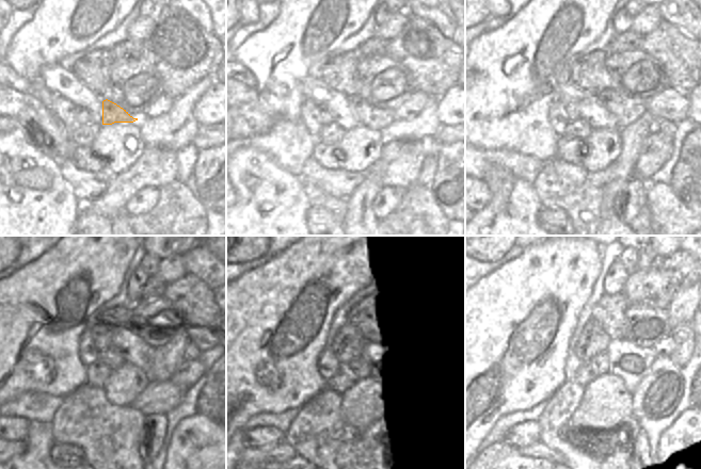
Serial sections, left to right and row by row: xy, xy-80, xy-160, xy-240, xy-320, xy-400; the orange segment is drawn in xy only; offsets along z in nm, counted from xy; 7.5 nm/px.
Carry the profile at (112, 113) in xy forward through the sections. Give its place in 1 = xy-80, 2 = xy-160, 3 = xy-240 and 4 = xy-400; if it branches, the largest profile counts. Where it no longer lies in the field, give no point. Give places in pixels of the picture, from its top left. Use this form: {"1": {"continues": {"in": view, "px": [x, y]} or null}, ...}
{"1": {"continues": {"in": "xy-80", "px": [378, 118]}}, "2": {"continues": {"in": "xy-160", "px": [626, 110]}}, "3": {"continues": {"in": "xy-240", "px": [150, 341]}}, "4": {"continues": {"in": "xy-400", "px": [646, 326]}}}

